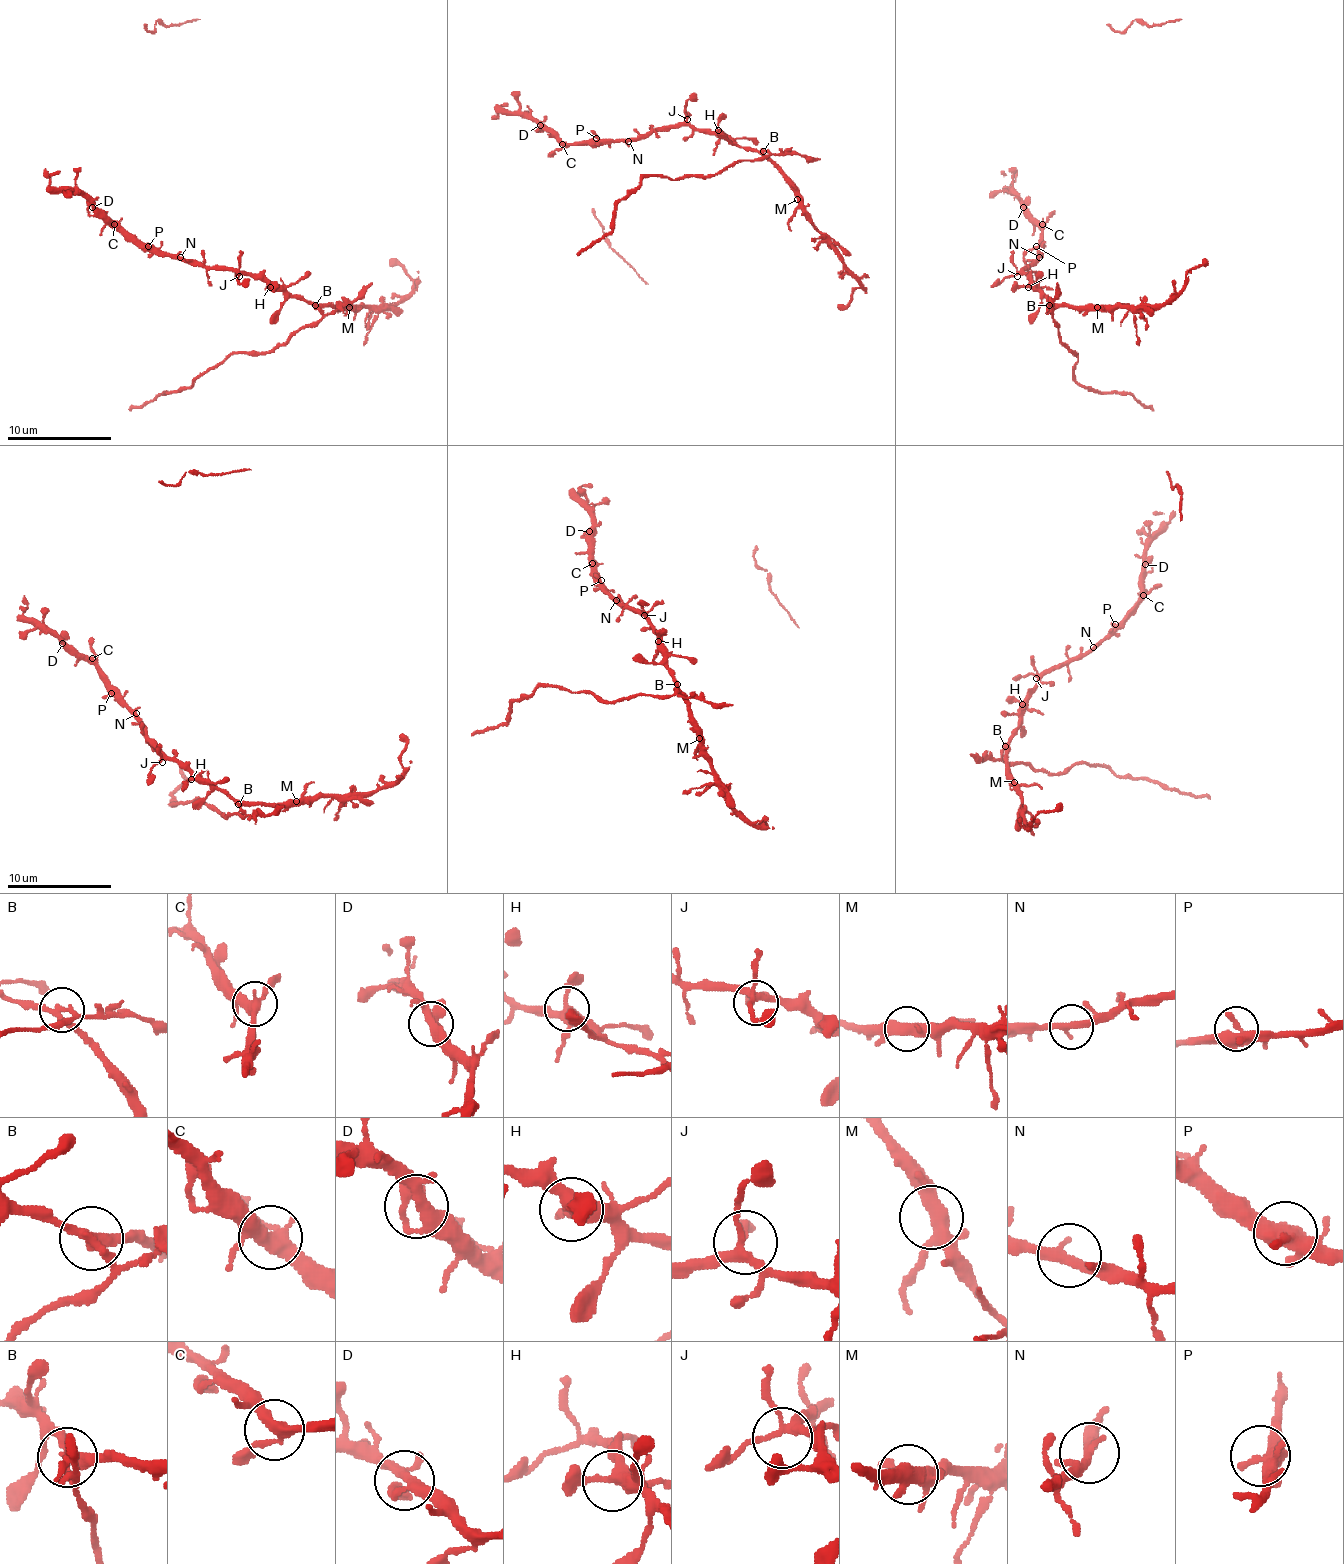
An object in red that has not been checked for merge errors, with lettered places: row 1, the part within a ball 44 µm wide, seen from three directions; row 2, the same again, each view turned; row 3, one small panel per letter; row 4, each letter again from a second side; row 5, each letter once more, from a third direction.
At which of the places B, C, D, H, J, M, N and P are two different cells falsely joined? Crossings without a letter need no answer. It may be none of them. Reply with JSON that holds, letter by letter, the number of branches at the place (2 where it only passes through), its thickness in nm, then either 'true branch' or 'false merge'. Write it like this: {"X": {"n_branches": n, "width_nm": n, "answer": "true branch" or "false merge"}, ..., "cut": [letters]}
{"B": {"n_branches": 3, "width_nm": 280, "answer": "false merge"}, "C": {"n_branches": 3, "width_nm": 360, "answer": "true branch"}, "D": {"n_branches": 4, "width_nm": 360, "answer": "true branch"}, "H": {"n_branches": 4, "width_nm": 380, "answer": "true branch"}, "J": {"n_branches": 4, "width_nm": 240, "answer": "true branch"}, "M": {"n_branches": 4, "width_nm": 400, "answer": "true branch"}, "N": {"n_branches": 2, "width_nm": 320, "answer": "true branch"}, "P": {"n_branches": 3, "width_nm": 320, "answer": "true branch"}, "cut": ["B"]}

